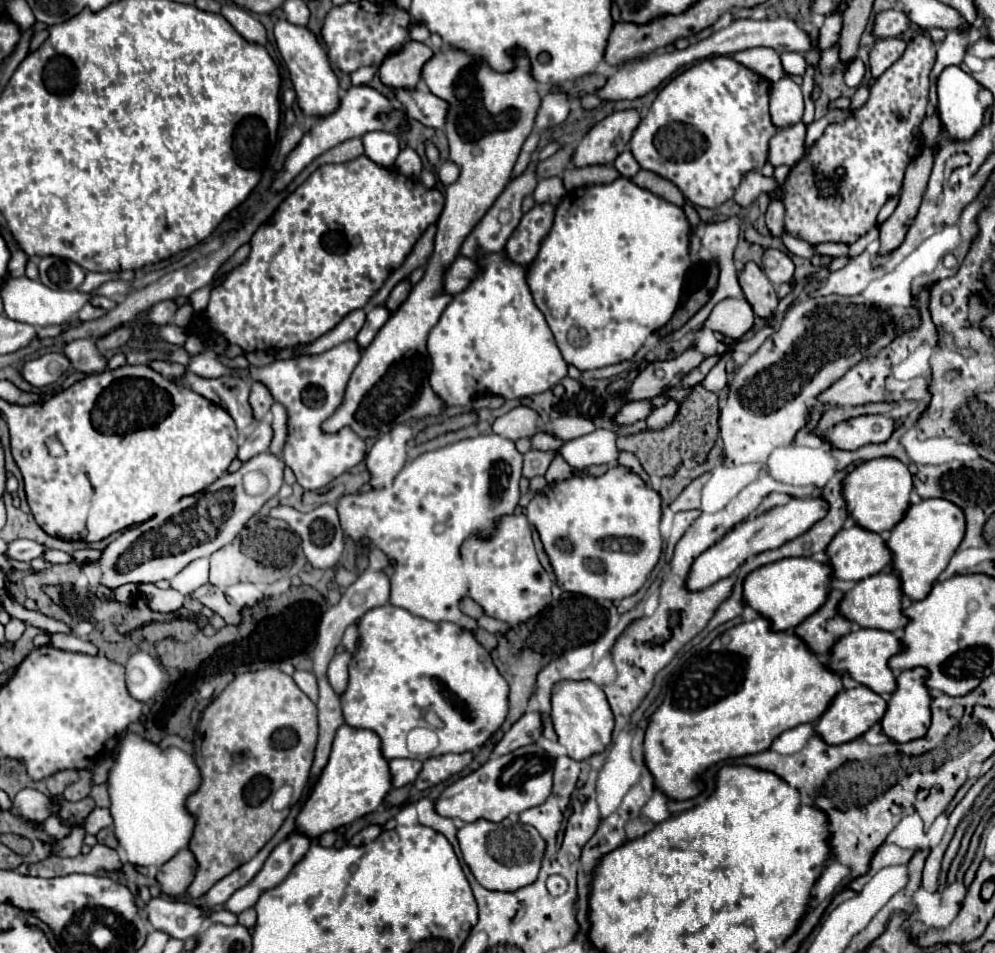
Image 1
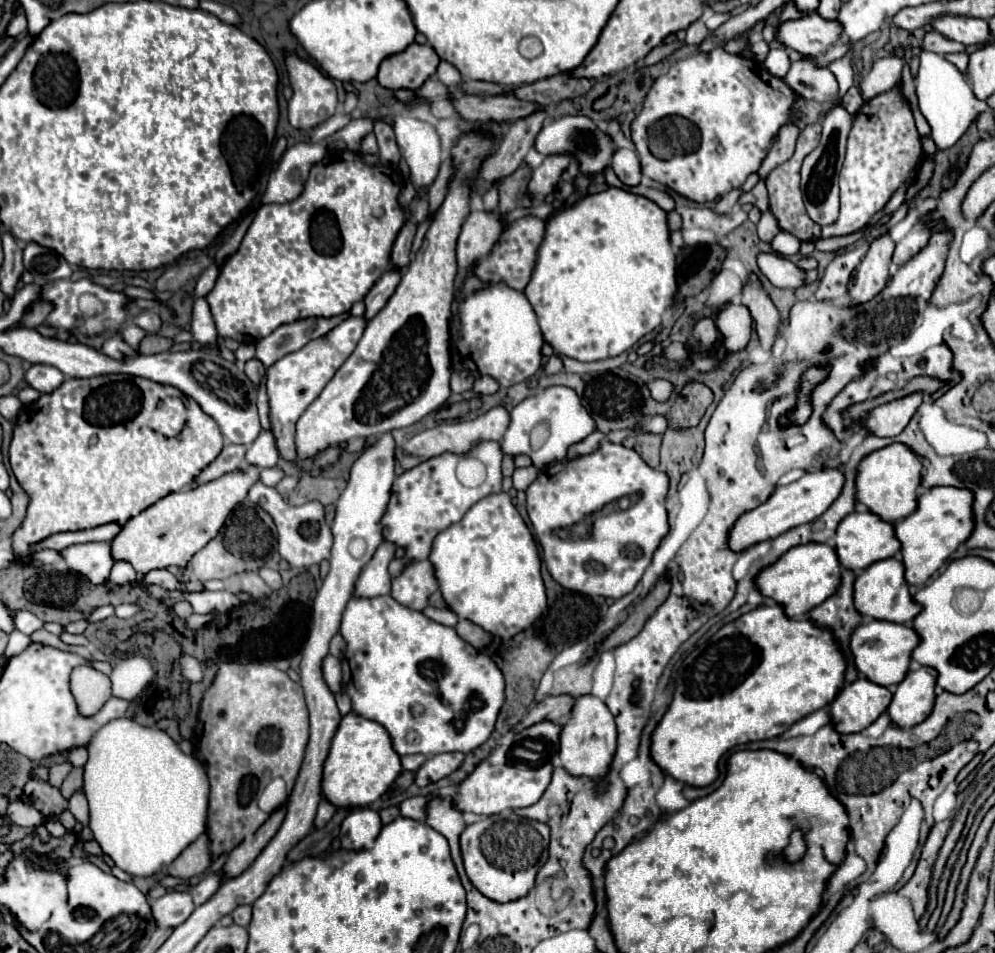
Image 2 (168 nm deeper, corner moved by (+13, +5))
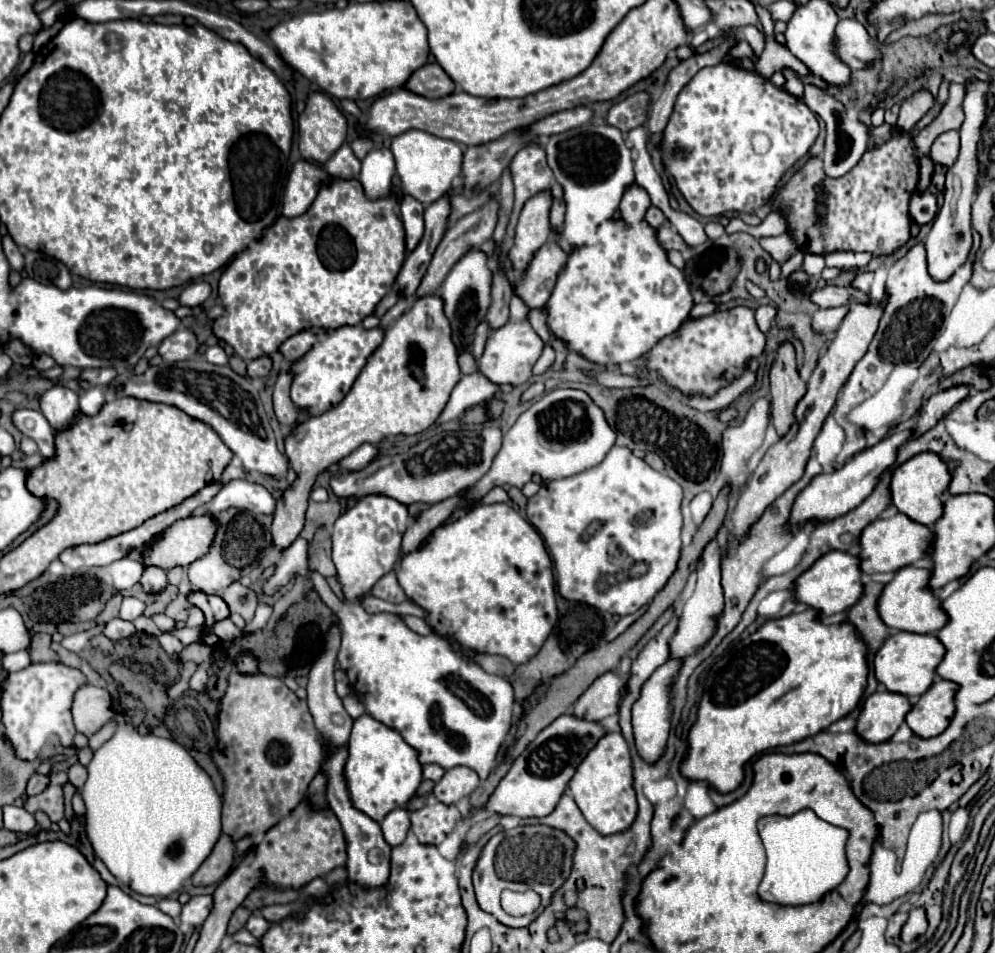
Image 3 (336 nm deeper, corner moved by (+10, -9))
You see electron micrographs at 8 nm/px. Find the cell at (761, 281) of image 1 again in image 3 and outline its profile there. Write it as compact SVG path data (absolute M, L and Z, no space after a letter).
M782 343L776 355L776 361L770 371L770 393L772 393L772 423L778 431L778 437L784 437L792 423L796 421L794 409L806 393L806 385L798 375L794 347Z

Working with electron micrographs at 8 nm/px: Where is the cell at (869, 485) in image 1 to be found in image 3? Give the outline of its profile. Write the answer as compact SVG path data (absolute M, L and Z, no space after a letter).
M926 451L926 453L914 455L910 461L906 461L904 465L900 465L894 471L894 477L892 477L892 483L890 483L890 487L892 487L892 505L896 505L910 519L932 527L942 517L944 503L942 503L940 495L944 495L948 491L950 481L952 481L950 467L938 453Z

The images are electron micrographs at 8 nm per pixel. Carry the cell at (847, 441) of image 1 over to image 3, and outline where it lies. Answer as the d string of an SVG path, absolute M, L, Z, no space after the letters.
M956 385L956 387L934 393L924 403L924 407L920 411L920 419L918 419L918 427L916 427L914 437L932 429L944 415L948 415L954 409L954 405L958 405L968 395L968 391L970 391L970 385Z

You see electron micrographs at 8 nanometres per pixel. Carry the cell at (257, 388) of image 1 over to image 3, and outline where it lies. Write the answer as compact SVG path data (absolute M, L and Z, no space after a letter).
M266 355L258 357L258 359L254 359L254 361L248 363L248 377L252 377L252 379L264 377L264 375L270 373L270 369L272 369L272 359L266 357Z

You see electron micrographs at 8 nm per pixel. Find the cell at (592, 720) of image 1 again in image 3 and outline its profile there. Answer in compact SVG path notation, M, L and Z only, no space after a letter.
M608 733L604 739L600 739L600 743L588 753L588 759L584 759L584 763L580 763L576 769L576 775L570 781L570 791L586 821L600 835L614 835L630 829L638 815L638 803L630 749L620 733Z

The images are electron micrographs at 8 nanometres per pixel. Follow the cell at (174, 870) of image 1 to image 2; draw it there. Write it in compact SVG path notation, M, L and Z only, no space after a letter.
M203 833L189 847L185 847L181 855L167 867L167 875L177 879L191 879L203 875L209 865L209 837L205 837Z

